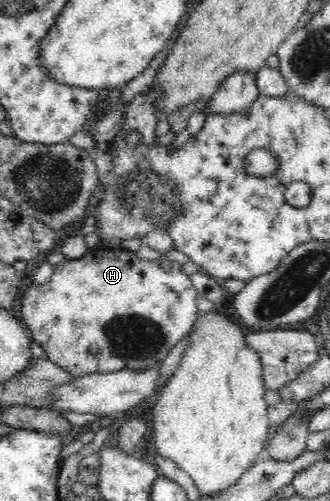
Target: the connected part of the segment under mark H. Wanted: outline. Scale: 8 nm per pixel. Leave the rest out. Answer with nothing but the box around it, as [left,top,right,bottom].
[21,248,197,379]

